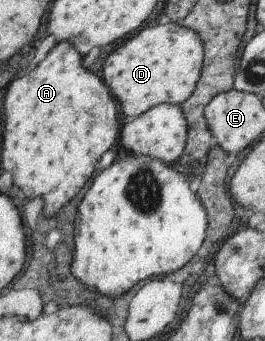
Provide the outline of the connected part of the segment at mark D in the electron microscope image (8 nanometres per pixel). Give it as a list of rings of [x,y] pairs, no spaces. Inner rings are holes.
[[[178,23],[141,28],[133,38],[105,56],[101,78],[125,116],[139,116],[157,104],[181,105],[195,89],[203,66],[203,42],[197,32]]]

